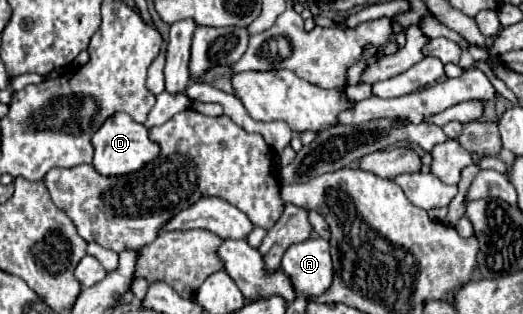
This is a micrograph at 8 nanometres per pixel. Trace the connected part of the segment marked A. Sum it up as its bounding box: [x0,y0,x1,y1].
[281,238,333,296]

